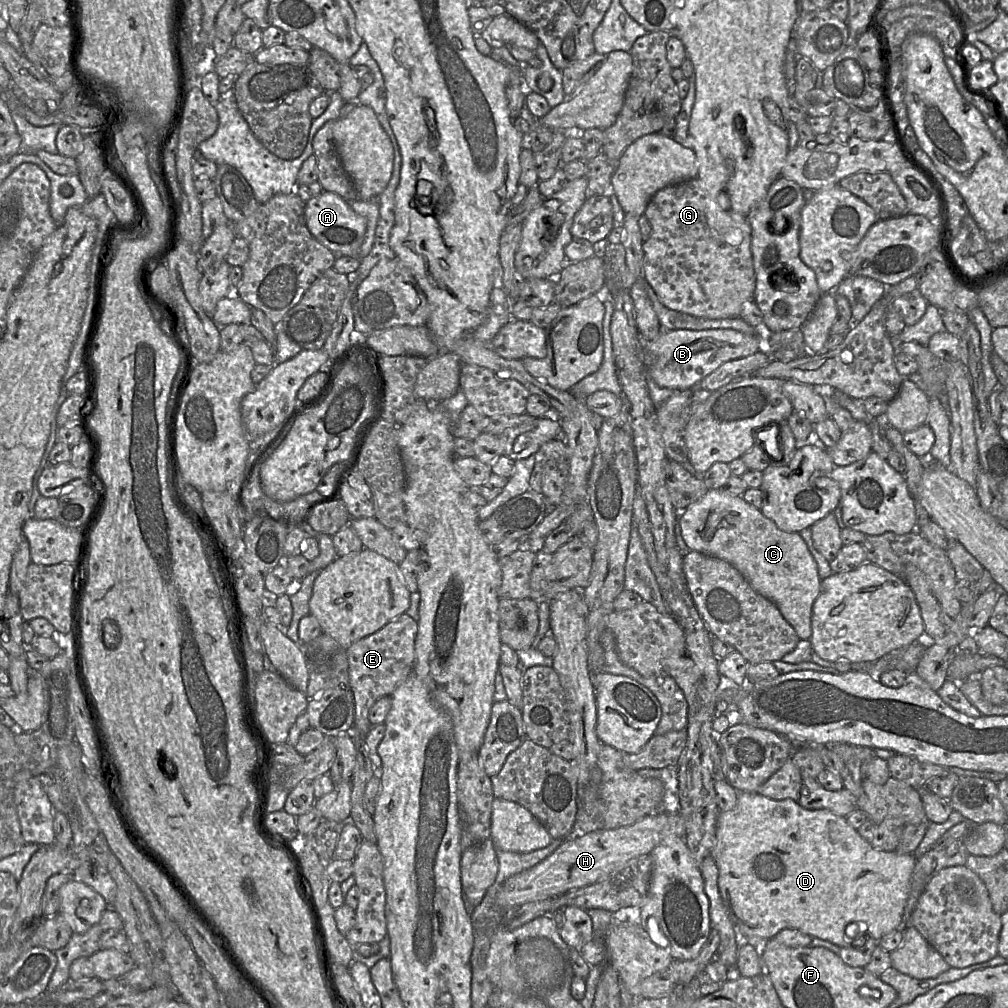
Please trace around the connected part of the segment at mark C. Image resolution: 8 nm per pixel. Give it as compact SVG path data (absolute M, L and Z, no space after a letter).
M720 488L708 489L700 499L679 513L678 524L685 543L692 551L714 556L731 564L757 593L776 605L799 639L810 638L812 605L820 592L821 579L817 564L799 533L779 529L760 509L747 503L742 496L729 494Z

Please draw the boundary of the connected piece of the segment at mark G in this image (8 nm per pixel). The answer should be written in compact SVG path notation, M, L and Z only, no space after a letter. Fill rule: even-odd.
M697 177L680 183L668 185L657 191L650 199L644 212L644 216L648 219L651 226L649 238L643 242L643 278L653 289L660 302L667 308L689 314L692 316L706 319L724 319L739 317L742 306L747 301L754 301L754 291L756 286L756 277L753 266L753 258L751 251L751 225L748 217L731 210L727 211L720 207L717 199L710 197L705 190L705 184Z

